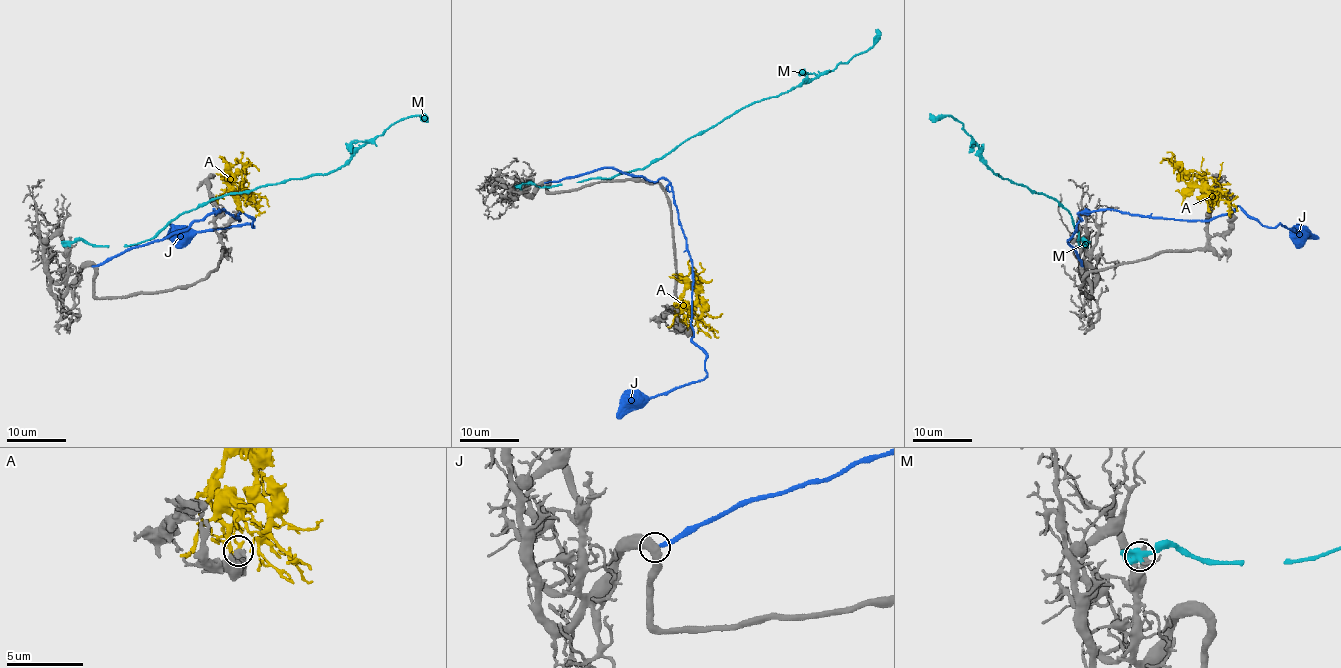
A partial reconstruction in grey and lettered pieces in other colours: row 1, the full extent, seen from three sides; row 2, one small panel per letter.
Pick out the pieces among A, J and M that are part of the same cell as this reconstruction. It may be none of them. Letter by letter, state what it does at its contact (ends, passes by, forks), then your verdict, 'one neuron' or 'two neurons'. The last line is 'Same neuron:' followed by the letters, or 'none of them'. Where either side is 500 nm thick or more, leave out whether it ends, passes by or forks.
A: two neurons
J: one neuron
M: it passes by; two neurons
Same neuron: J

